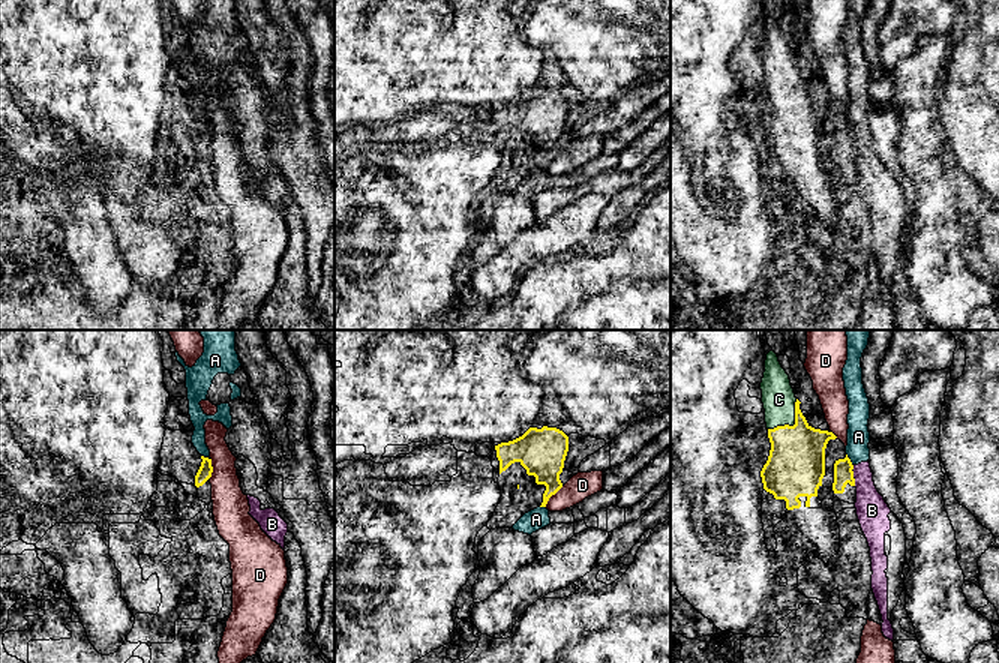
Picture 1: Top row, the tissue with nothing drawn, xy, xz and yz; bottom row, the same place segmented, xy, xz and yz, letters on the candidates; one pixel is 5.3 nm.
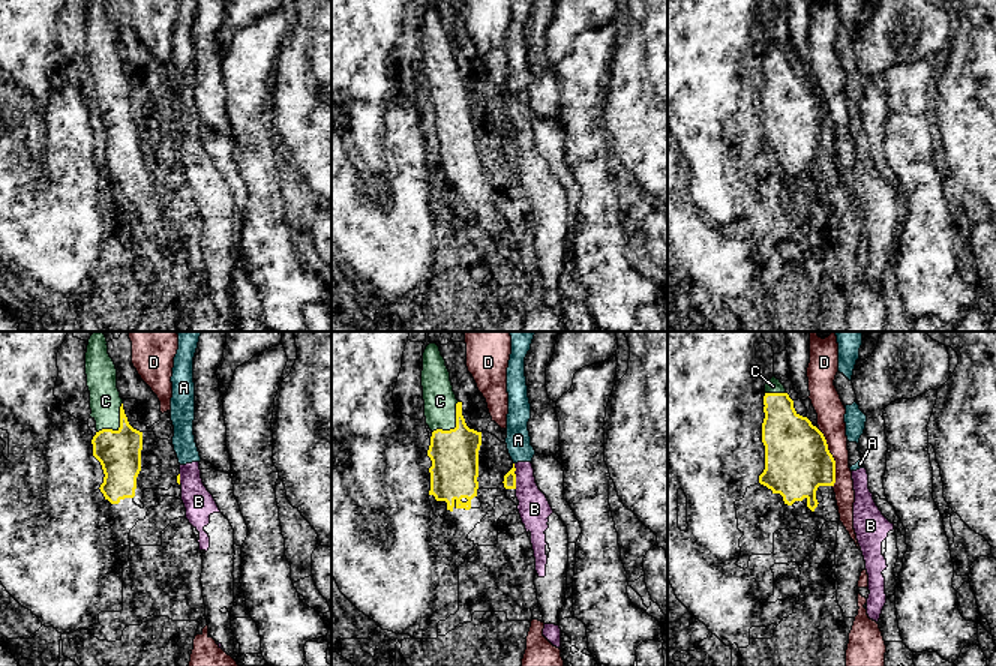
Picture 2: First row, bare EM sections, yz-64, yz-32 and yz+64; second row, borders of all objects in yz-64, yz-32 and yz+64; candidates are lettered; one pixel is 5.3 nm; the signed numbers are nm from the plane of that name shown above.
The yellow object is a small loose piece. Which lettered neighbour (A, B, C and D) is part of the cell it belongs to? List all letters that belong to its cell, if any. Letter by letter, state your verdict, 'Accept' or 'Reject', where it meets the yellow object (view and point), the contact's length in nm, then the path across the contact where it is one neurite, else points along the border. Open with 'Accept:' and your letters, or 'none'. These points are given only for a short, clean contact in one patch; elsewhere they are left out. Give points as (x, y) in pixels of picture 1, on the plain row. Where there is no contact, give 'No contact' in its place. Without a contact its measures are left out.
Accept: C
A: Reject. Touches yellow at yz (849, 123). Shared border 80 nm. Boundary: yz (846, 117), (852, 129)
B: Reject. Touches yellow at yz (852, 140). Shared border 110 nm. Boundary: yz (852, 129), (855, 149)
C: Accept. Touches yellow at yz (794, 89). Shared border 220 nm. Path across: yz (795, 131), (794, 89), (782, 77), (779, 63)
D: Reject. Touches yellow at xz (552, 158). Shared border 150 nm. Boundary: xz (563, 150), (545, 170)

